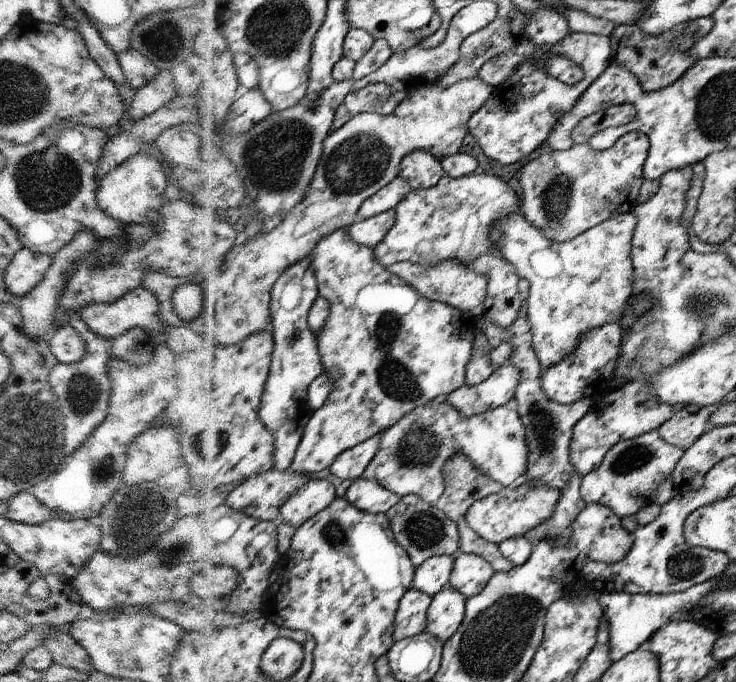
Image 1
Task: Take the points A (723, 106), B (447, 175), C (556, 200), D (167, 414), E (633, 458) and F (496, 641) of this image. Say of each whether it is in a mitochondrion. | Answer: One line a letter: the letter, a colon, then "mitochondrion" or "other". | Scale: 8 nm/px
A: mitochondrion
B: other
C: mitochondrion
D: other
E: mitochondrion
F: mitochondrion

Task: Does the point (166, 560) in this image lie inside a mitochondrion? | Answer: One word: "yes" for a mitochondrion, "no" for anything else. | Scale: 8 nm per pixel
yes

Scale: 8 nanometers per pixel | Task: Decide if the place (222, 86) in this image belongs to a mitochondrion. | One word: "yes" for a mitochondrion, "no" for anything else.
no

